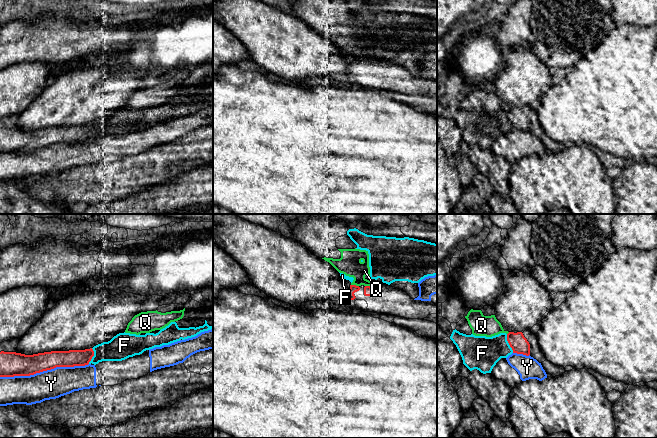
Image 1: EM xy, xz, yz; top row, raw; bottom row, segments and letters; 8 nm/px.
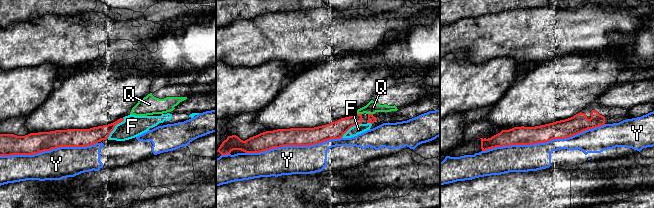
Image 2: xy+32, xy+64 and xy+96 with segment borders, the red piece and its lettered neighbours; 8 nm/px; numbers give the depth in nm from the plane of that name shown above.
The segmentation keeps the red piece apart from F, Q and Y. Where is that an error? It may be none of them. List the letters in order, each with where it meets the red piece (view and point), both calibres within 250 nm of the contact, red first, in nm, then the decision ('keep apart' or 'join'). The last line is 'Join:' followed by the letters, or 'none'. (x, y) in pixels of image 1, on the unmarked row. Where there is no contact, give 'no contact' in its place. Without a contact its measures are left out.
F: yz (508, 118) | 140/280 nm | keep apart
Q: xz (355, 61) | 60/180 nm | keep apart
Y: xy (44, 146) | 190/240 nm | keep apart
Join: none

